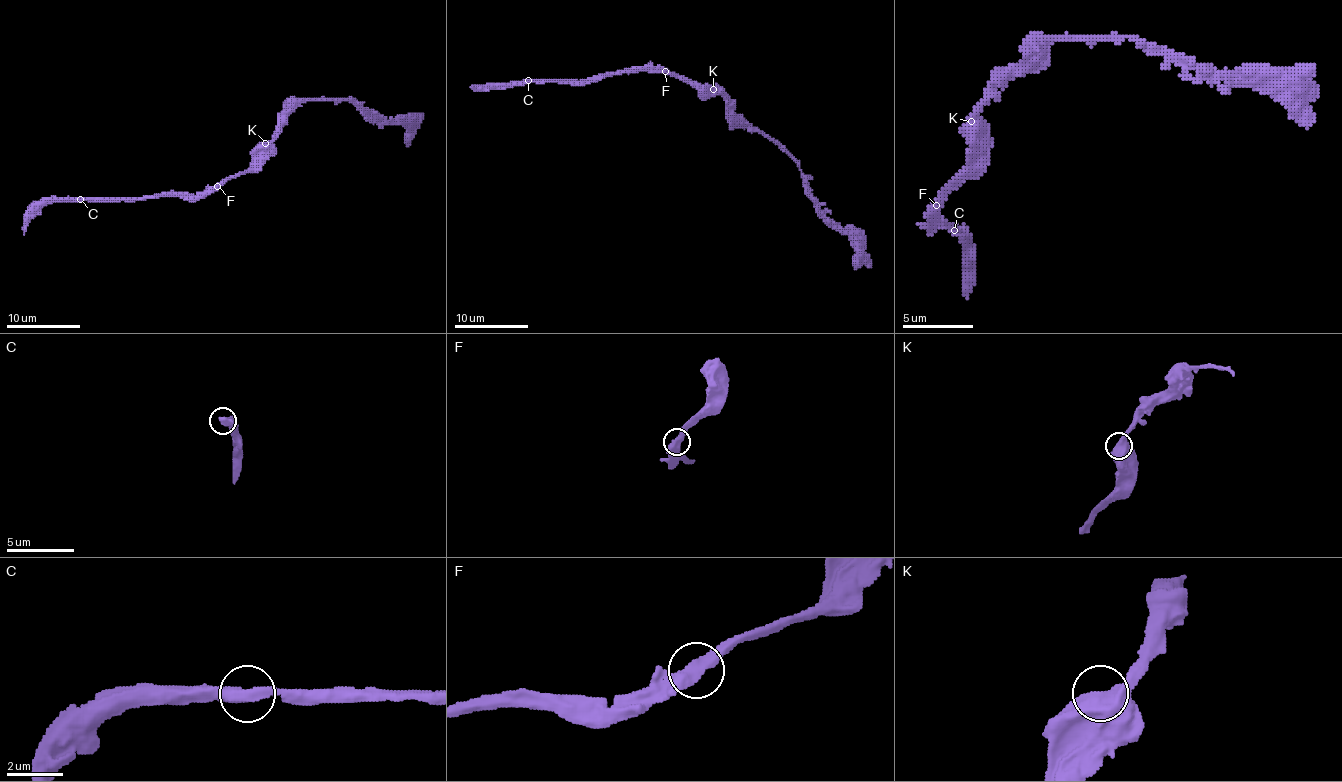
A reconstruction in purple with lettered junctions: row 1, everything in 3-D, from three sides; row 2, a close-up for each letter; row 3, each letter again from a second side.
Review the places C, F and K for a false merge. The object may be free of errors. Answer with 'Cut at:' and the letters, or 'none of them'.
Cut at: none of them

